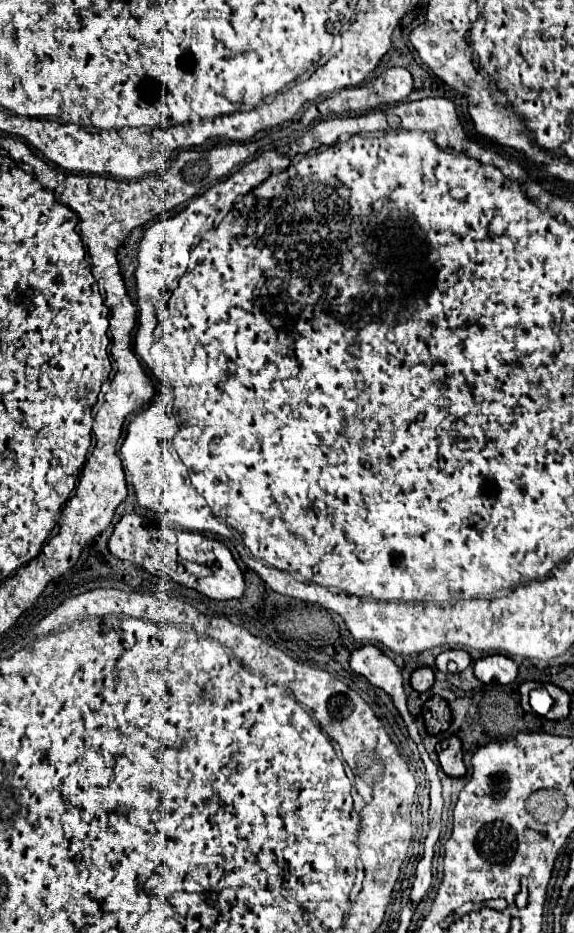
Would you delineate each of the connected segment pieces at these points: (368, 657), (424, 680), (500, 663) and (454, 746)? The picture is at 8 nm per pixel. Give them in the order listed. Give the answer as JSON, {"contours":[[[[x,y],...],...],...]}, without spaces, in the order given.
{"contours":[[[[362,645],[362,647],[352,651],[350,667],[356,673],[364,675],[372,685],[384,689],[392,697],[392,701],[394,701],[396,709],[400,711],[402,719],[408,723],[410,737],[420,745],[422,739],[418,735],[418,729],[416,729],[416,723],[414,723],[412,715],[406,709],[406,693],[404,693],[402,675],[400,675],[400,669],[396,667],[396,663],[390,657],[386,657],[378,647]]],[[[418,667],[414,673],[412,673],[412,679],[410,679],[412,687],[418,691],[418,693],[424,693],[428,691],[432,685],[434,685],[434,671],[430,667]]],[[[490,655],[474,663],[474,675],[482,683],[508,685],[518,677],[518,665],[506,655]]],[[[456,735],[440,741],[436,745],[436,753],[440,759],[440,765],[444,769],[446,775],[450,777],[464,777],[466,769],[464,769],[464,755],[462,755],[462,743]]]]}

